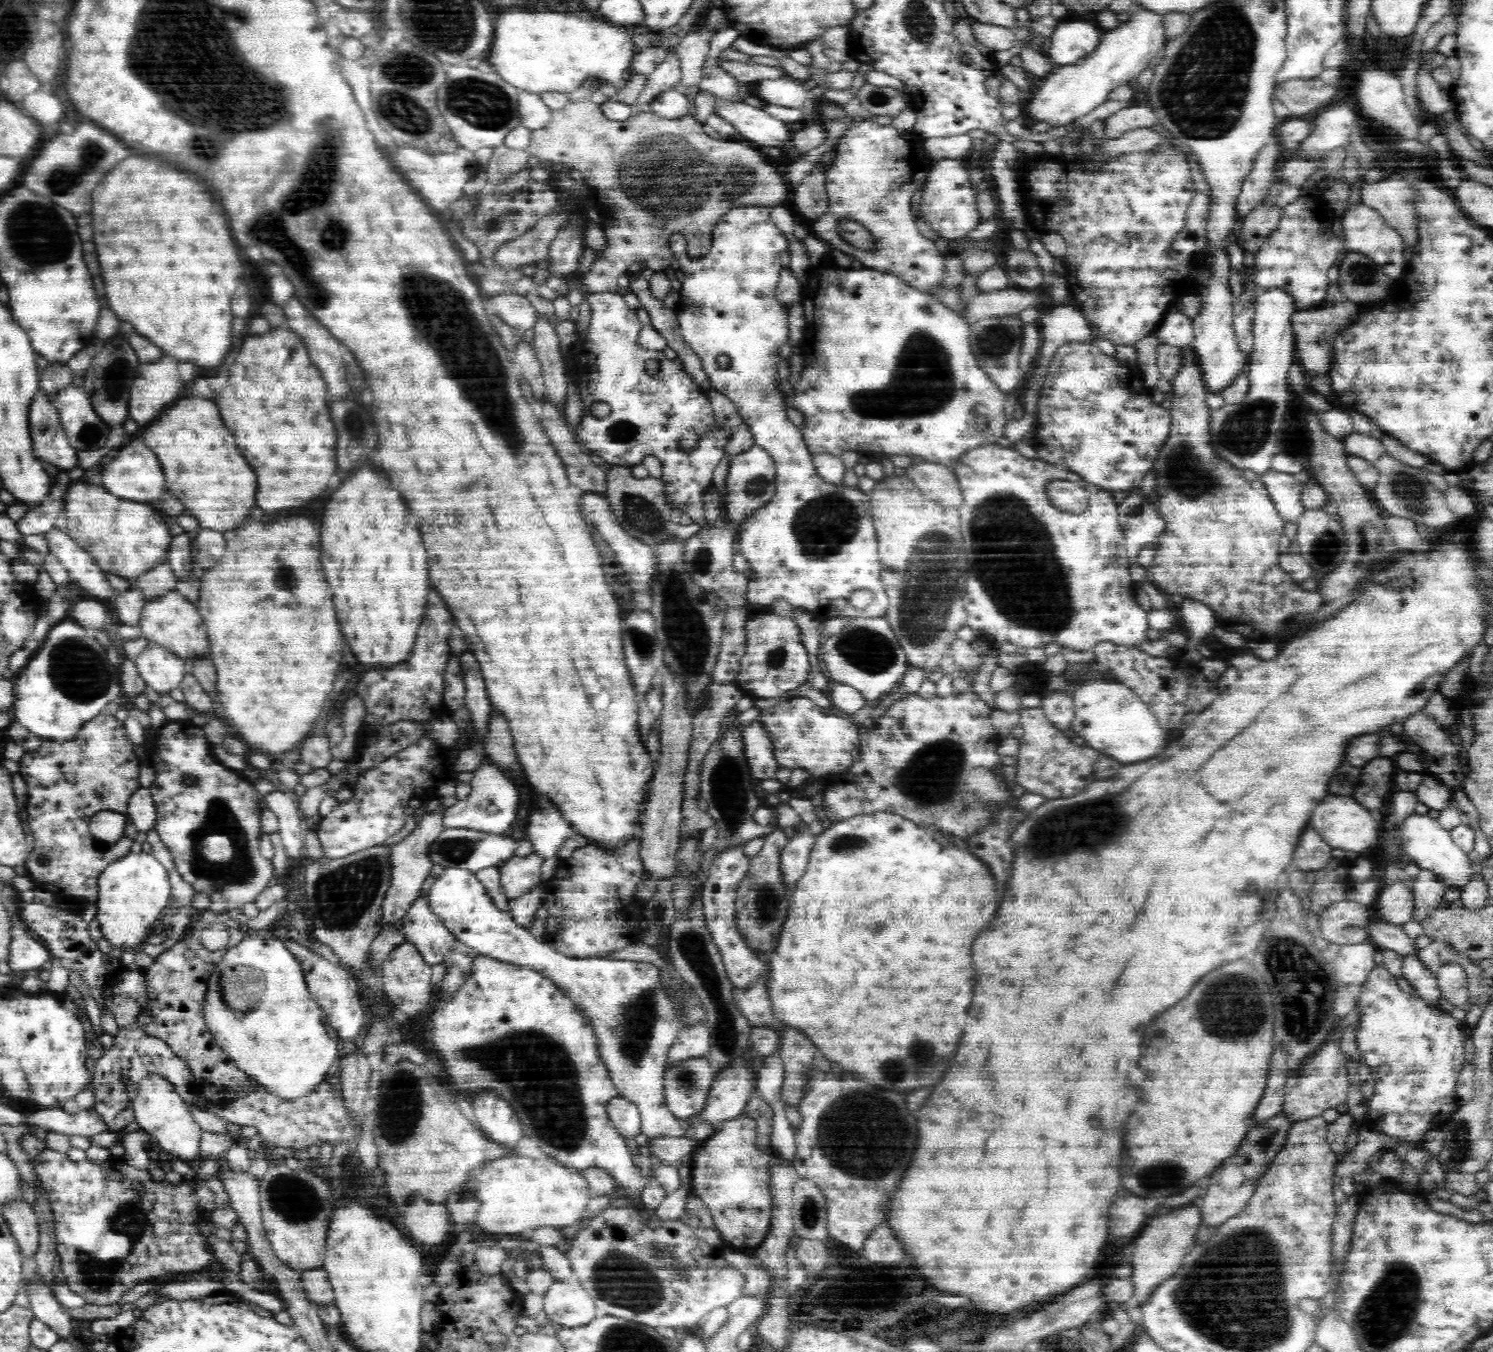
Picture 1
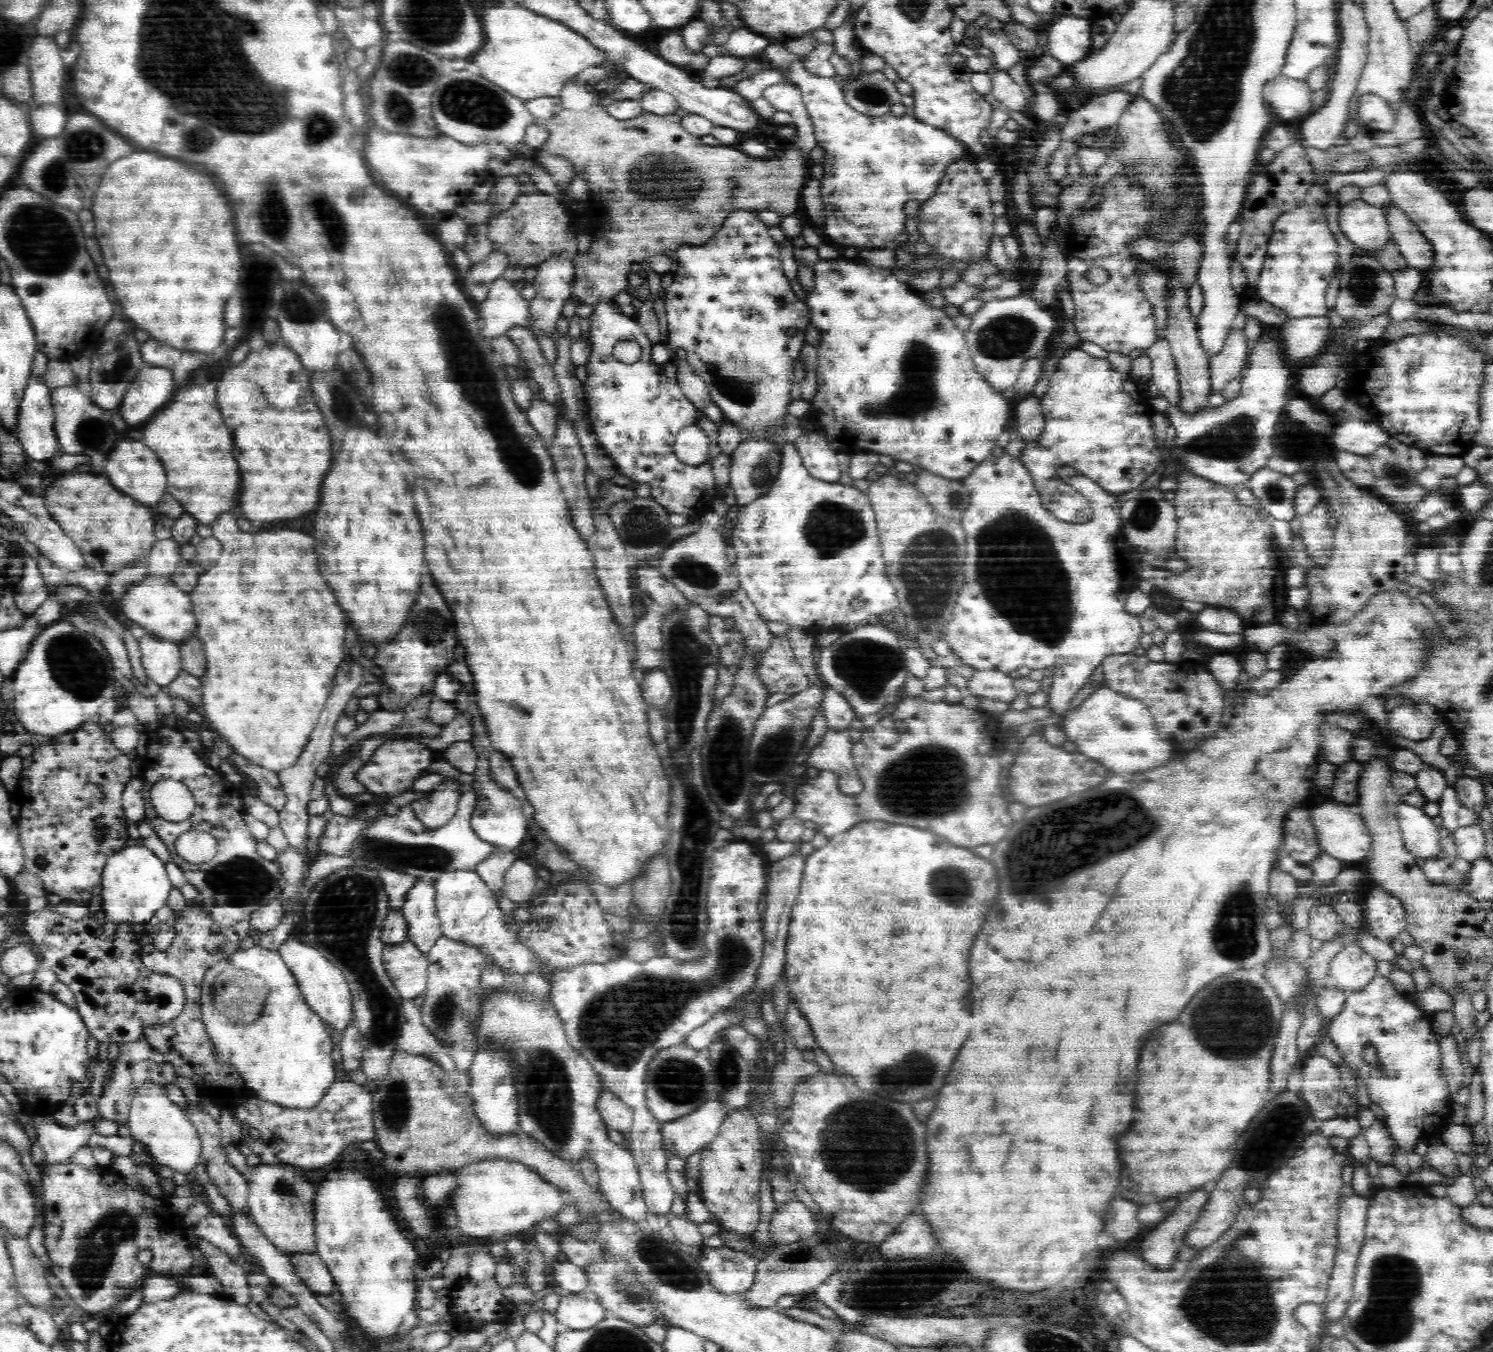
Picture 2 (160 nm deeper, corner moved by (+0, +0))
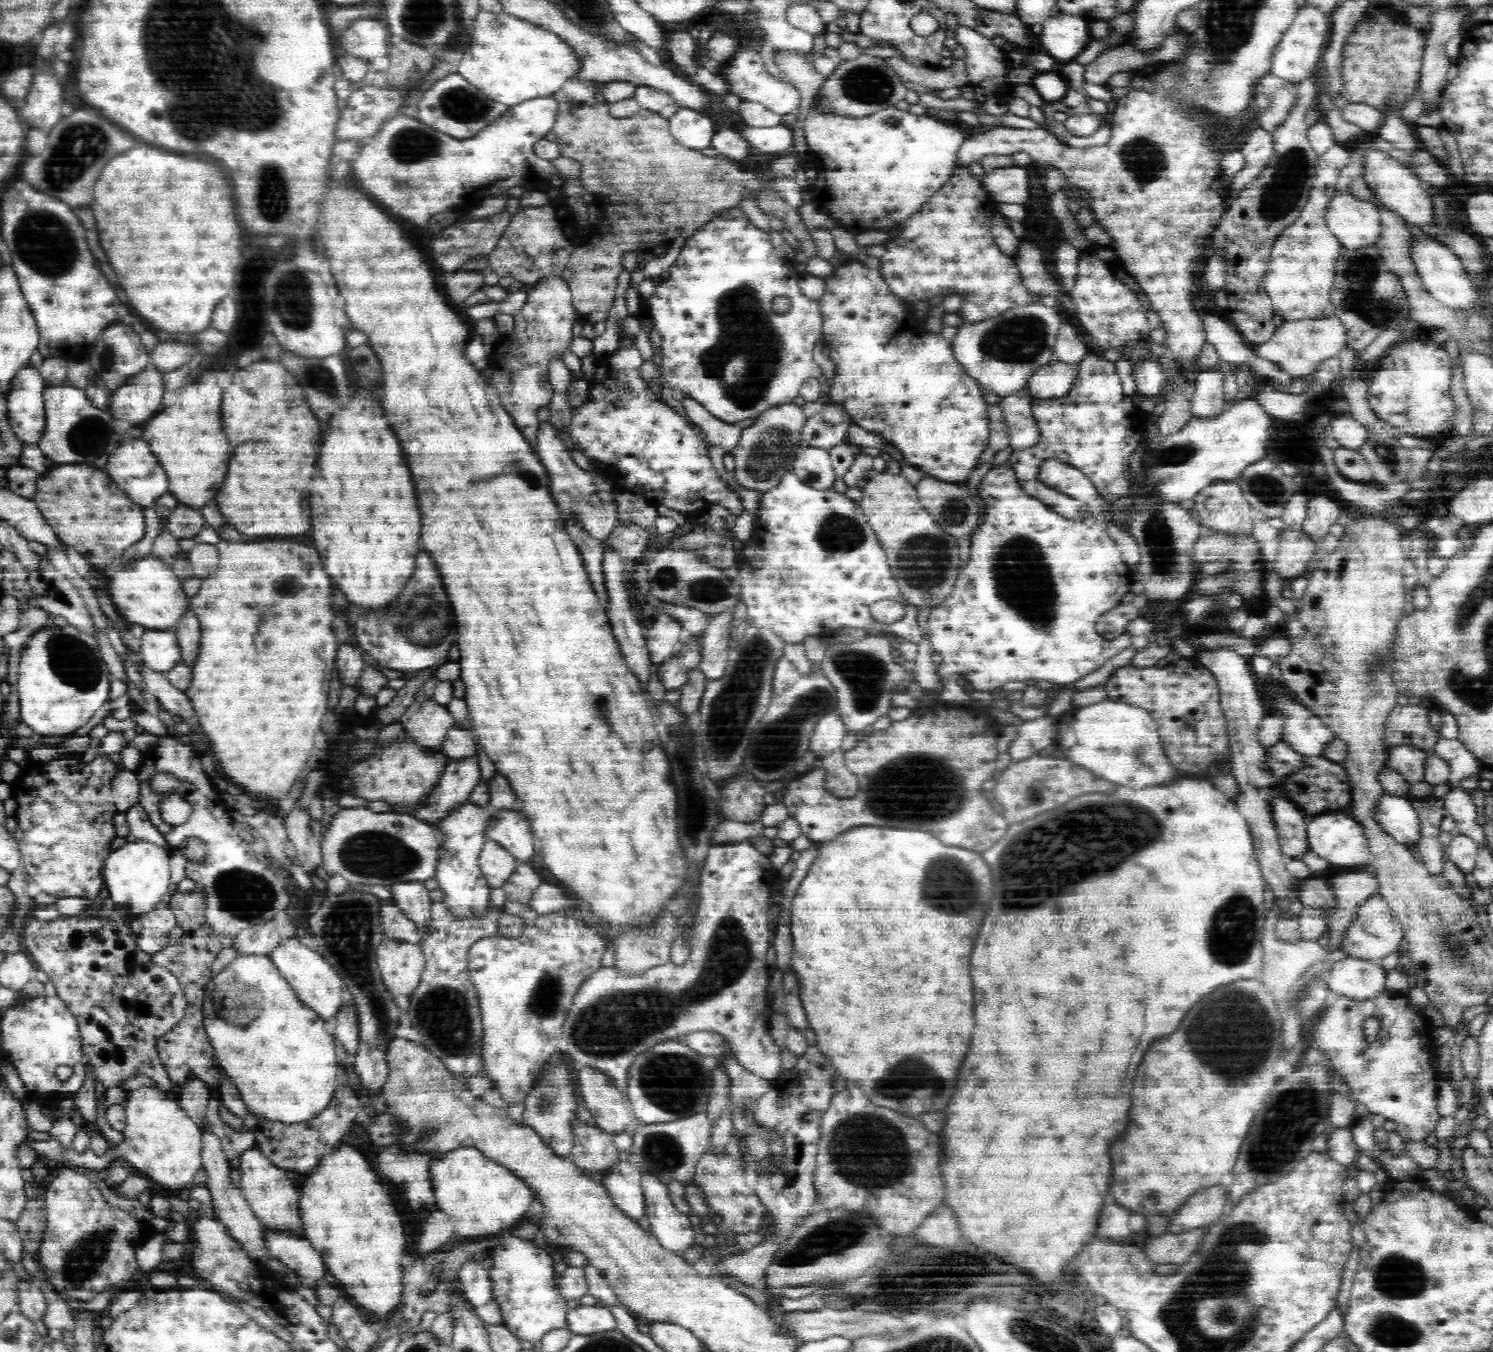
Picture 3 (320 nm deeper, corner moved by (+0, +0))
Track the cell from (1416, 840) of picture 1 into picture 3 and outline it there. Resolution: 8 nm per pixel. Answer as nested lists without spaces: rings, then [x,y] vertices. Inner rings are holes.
[[[1382,796],[1378,804],[1378,823],[1400,844],[1419,842],[1421,822],[1406,796]]]

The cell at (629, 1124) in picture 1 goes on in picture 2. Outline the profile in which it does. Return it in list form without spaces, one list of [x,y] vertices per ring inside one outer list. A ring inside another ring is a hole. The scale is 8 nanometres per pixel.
[[[605,1088],[595,1107],[612,1131],[618,1132],[619,1135],[628,1134],[633,1123],[633,1110],[612,1091]]]

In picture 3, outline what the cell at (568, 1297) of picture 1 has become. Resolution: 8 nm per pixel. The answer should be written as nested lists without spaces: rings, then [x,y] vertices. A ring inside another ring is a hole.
[[[581,1304],[566,1312],[566,1324],[573,1334],[596,1334],[616,1329],[616,1318],[606,1307]]]

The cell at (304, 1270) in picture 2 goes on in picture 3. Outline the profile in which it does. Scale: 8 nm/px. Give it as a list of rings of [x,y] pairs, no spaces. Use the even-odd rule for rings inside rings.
[[[265,1230],[267,1234],[267,1251],[271,1258],[285,1264],[292,1274],[303,1283],[316,1282],[326,1272],[322,1255],[311,1245],[309,1240],[301,1236],[292,1236],[288,1232]]]

